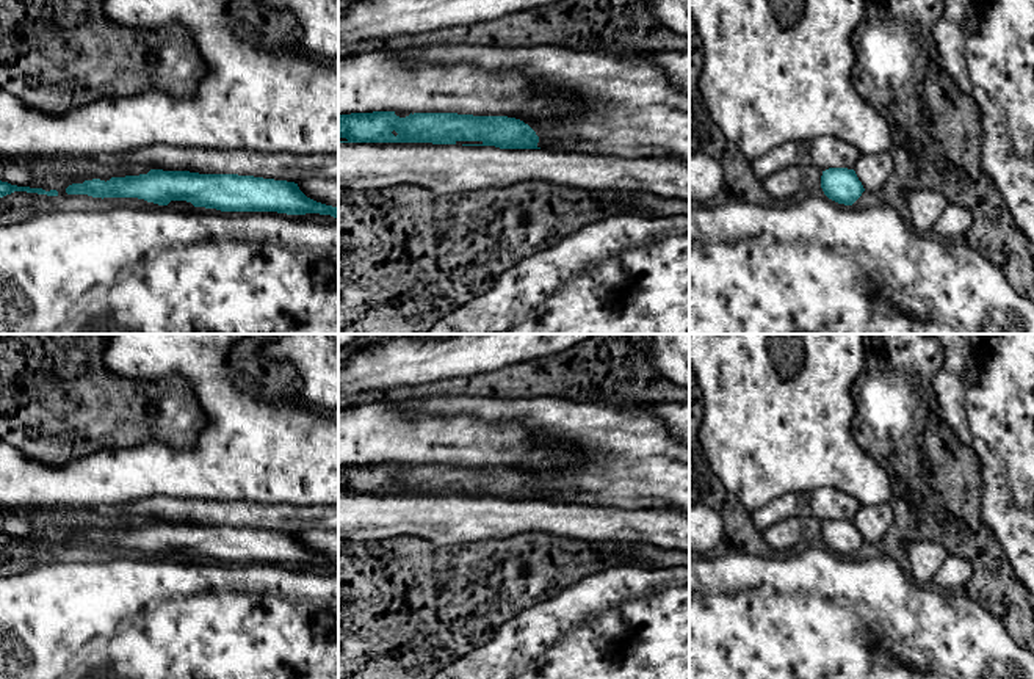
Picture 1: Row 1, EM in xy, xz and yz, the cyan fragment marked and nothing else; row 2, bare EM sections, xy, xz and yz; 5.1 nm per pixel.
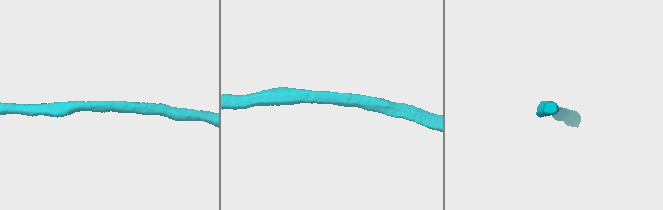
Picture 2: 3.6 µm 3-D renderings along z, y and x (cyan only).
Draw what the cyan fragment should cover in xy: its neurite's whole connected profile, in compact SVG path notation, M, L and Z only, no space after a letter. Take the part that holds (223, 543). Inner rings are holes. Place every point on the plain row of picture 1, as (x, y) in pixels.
M150 521L147 525L111 528L110 532L85 532L66 539L67 546L88 546L92 549L138 549L158 557L171 552L186 552L194 558L221 563L277 563L287 566L320 565L338 569L338 560L307 549L295 533L263 530L238 525L199 525L190 522Z

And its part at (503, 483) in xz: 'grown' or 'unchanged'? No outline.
unchanged

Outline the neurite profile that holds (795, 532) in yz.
M812 516L788 517L766 528L763 538L774 550L796 550L821 538L821 527Z

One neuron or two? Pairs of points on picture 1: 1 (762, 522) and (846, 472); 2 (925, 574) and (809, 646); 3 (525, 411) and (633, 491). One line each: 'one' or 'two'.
1: two
2: two
3: one

